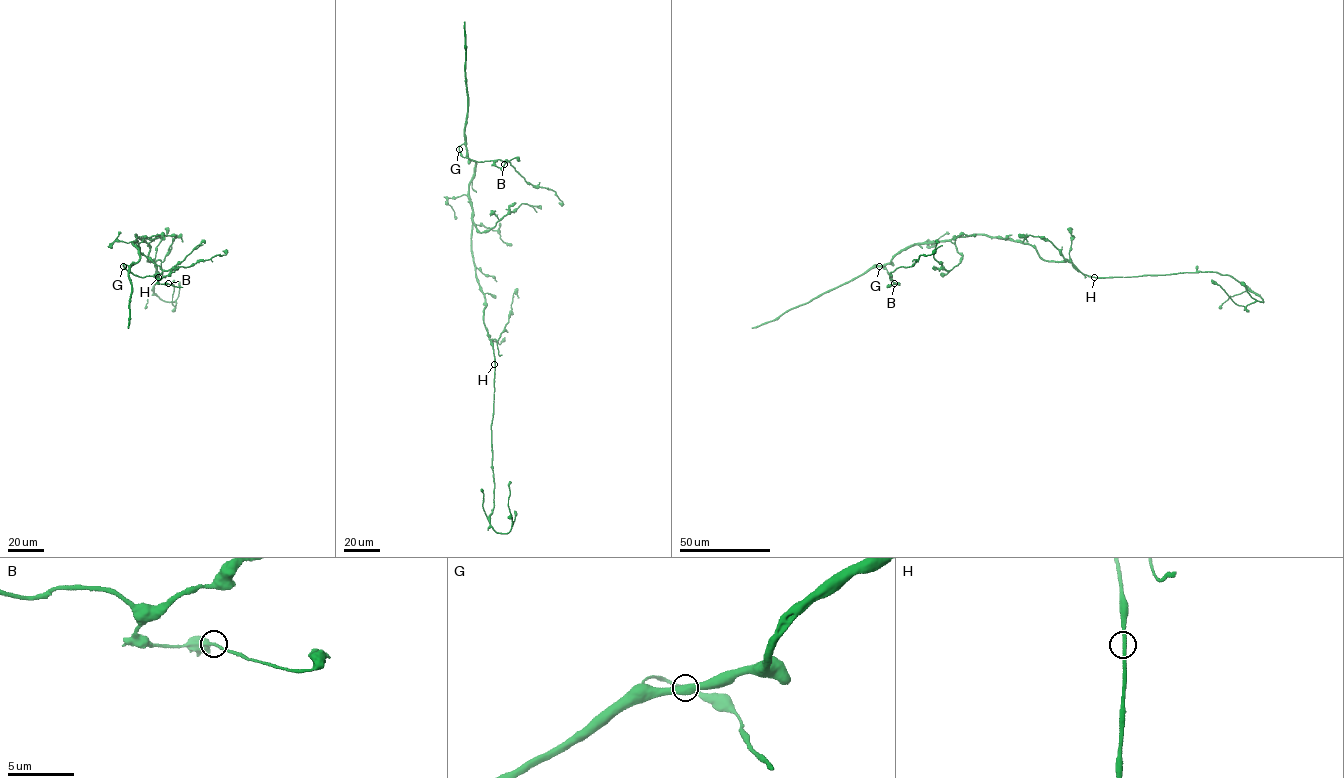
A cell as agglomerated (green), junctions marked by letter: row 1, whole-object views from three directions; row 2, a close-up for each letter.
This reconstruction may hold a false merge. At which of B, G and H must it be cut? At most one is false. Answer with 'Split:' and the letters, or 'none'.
Split: none

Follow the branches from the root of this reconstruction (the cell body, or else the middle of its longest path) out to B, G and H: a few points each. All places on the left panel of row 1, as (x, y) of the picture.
B: (150, 246), (136, 234), (133, 243), (140, 259), (123, 266), (135, 275), (154, 276), (158, 283), (168, 283)
G: (150, 246), (136, 234), (133, 243), (140, 259), (130, 266), (123, 266)
H: (150, 246), (147, 261), (155, 263), (158, 277)

